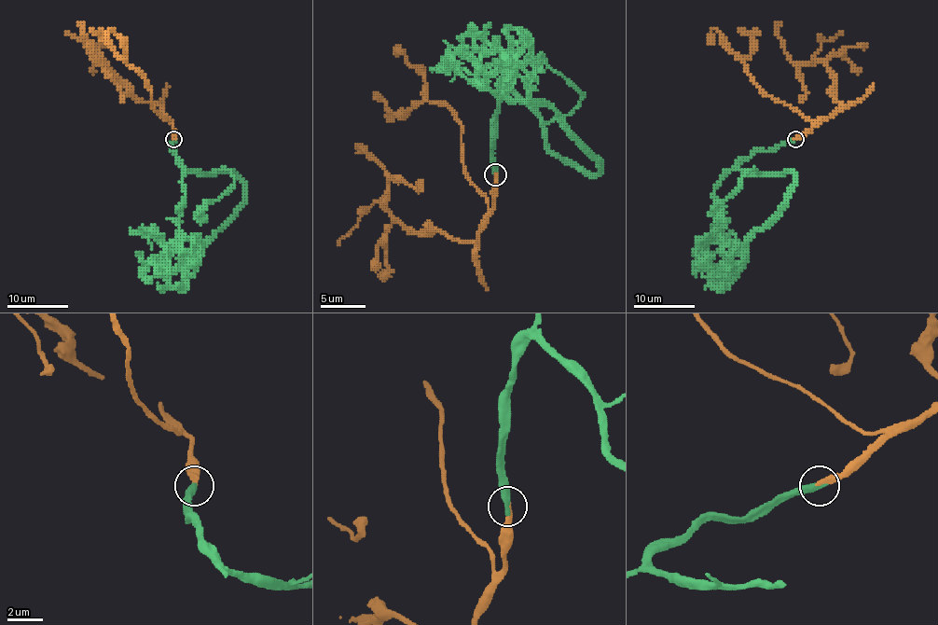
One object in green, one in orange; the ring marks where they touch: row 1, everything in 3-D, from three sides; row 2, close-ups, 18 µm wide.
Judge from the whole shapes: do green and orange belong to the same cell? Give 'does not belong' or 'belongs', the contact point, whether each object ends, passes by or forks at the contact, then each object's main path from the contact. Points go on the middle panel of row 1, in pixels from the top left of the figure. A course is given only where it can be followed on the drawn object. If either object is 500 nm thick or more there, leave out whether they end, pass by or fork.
belongs; at (495, 174); green ends there; orange ends there; green runs (495, 175), (506, 32), (526, 36), (515, 54), (488, 51), (468, 78), (441, 56); orange runs (495, 175), (495, 209), (475, 243), (448, 238), (438, 231), (409, 231), (389, 212), (387, 173), (358, 146)

